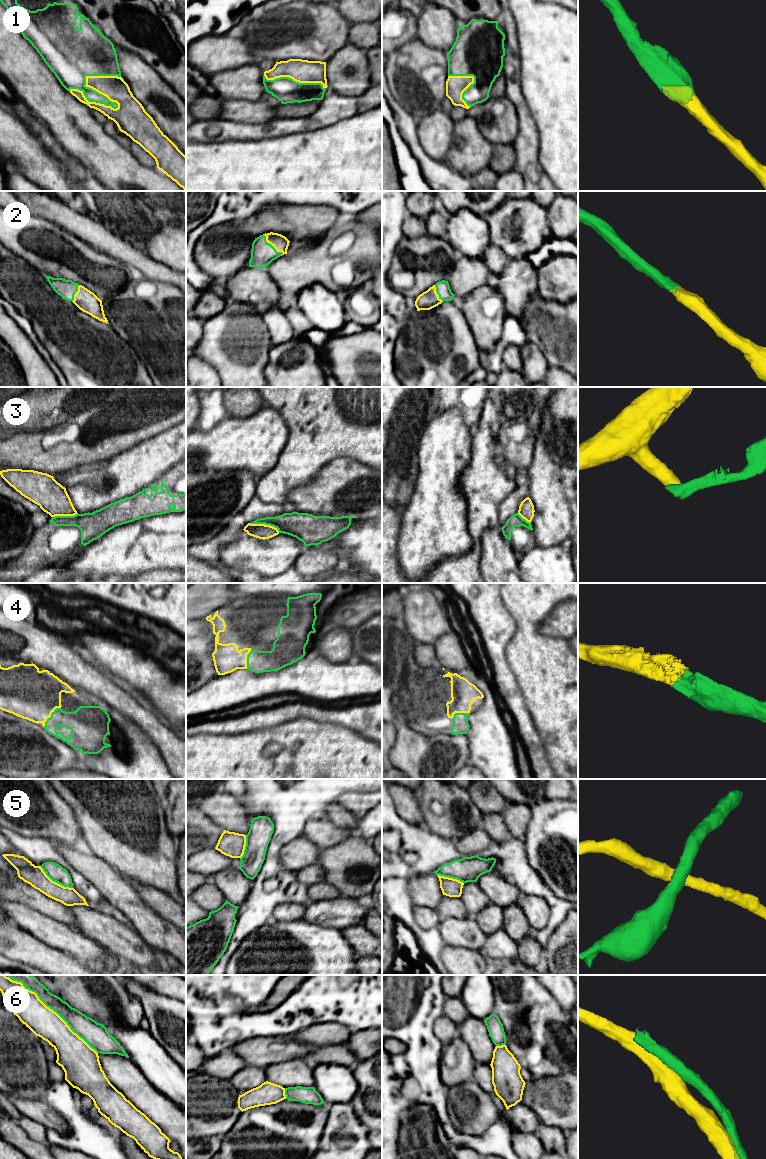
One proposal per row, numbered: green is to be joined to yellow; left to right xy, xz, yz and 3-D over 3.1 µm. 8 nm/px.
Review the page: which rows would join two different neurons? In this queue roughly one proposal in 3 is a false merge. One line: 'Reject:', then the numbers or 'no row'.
Reject: 3, 5, 6

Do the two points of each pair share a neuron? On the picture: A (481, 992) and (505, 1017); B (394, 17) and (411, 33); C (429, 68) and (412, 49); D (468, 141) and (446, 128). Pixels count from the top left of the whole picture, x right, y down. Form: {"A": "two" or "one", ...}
{"A": "two", "B": "one", "C": "one", "D": "two"}

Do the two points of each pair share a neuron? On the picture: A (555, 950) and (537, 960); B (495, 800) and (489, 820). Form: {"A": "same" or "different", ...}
{"A": "different", "B": "different"}

